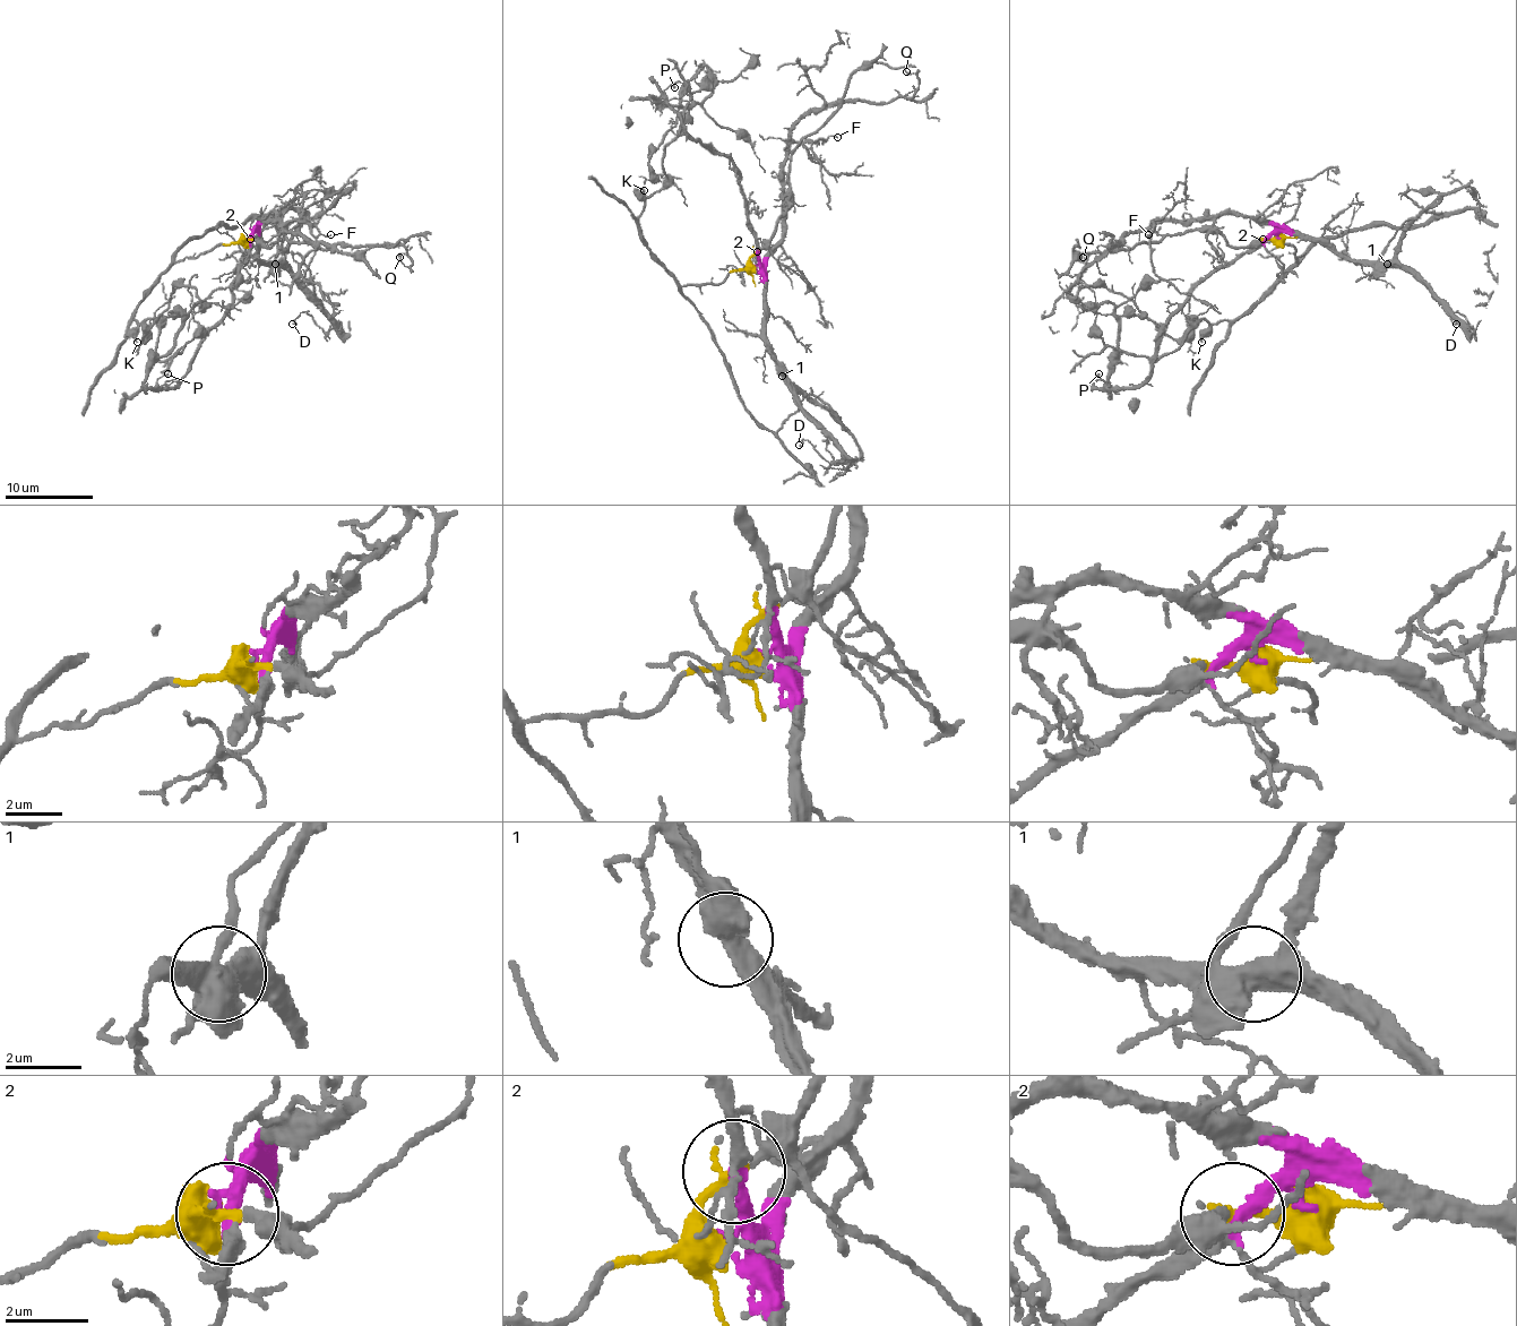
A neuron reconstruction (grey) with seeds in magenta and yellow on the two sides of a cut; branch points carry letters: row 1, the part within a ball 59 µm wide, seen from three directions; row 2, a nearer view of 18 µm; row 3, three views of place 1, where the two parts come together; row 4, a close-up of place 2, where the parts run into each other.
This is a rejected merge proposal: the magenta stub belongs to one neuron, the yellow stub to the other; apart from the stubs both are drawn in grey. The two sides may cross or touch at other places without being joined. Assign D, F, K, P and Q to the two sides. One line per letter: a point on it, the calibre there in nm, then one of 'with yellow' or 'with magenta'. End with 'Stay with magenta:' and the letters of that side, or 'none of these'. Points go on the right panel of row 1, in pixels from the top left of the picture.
D: place (1456, 324); calibre 120 nm; with magenta
F: place (1148, 234); calibre 120 nm; with magenta
K: place (1201, 342); calibre 240 nm; with yellow
P: place (1099, 373); calibre 140 nm; with magenta
Q: place (1083, 257); calibre 130 nm; with magenta
Stay with magenta: D, F, P, Q

